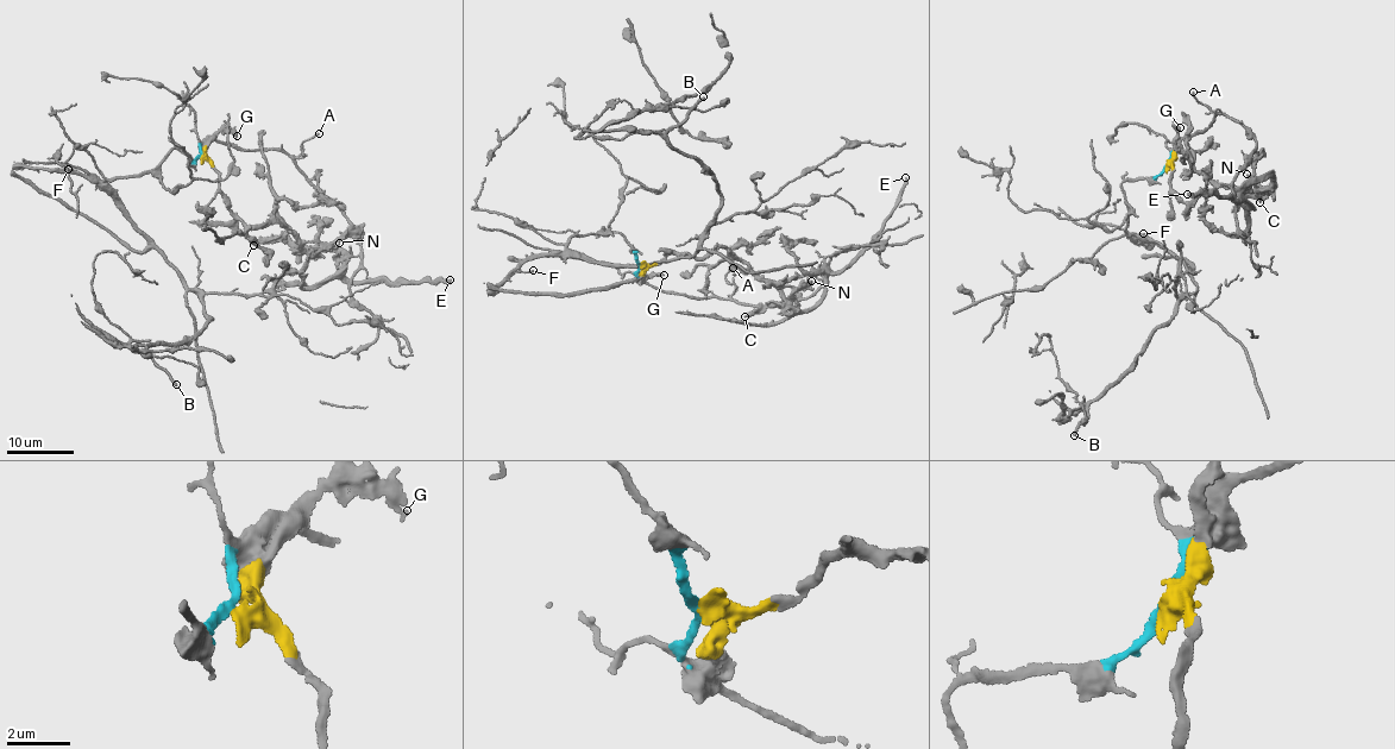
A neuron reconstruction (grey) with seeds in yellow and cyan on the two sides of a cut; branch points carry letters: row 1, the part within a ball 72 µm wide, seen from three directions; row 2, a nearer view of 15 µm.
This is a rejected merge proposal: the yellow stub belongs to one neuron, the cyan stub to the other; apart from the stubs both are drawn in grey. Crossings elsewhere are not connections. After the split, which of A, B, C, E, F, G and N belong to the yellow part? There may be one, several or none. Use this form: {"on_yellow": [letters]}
{"on_yellow": ["C", "E", "G", "N"]}

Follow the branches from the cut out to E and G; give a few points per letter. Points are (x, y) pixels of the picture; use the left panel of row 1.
E: (199, 156), (219, 174), (237, 216), (281, 222), (306, 251), (349, 256), (346, 279), (451, 279)
G: (199, 156), (220, 131), (237, 136)

